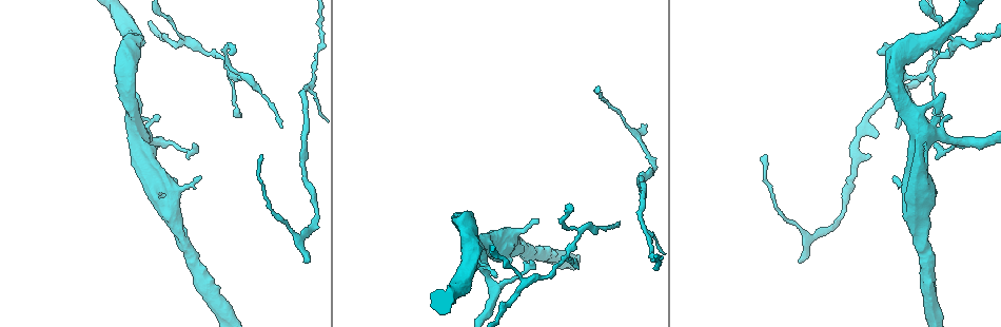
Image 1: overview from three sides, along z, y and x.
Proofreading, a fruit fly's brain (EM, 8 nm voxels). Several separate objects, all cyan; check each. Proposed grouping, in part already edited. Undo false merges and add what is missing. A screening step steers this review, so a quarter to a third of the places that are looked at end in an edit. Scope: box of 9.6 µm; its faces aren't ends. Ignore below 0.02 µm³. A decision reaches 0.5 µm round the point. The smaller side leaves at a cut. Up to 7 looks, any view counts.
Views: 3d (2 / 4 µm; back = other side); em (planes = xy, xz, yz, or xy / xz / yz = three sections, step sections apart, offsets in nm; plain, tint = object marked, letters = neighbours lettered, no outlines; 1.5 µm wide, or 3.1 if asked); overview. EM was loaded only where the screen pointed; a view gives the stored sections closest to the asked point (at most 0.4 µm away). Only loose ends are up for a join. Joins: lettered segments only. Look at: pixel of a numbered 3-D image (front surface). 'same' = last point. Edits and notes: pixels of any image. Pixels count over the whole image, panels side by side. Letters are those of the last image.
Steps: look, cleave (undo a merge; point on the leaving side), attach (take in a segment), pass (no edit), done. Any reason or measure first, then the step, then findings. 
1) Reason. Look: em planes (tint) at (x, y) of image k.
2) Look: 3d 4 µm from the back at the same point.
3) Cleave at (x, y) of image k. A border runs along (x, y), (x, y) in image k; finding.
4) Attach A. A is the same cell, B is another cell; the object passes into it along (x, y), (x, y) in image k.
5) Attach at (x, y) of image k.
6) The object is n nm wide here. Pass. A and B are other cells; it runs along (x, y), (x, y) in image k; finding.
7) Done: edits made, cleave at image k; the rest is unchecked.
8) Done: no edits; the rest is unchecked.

Tapers out. Look: em xz step 4 (letters) at (305, 260) of image 1.

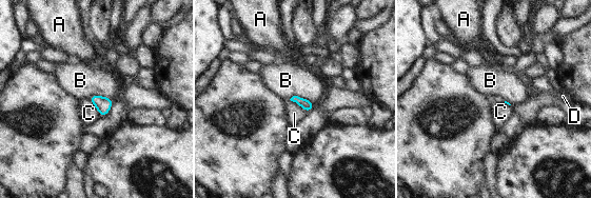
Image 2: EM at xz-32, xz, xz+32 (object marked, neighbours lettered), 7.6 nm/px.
Cut it another way. Look: em planes (letters) at the same point.

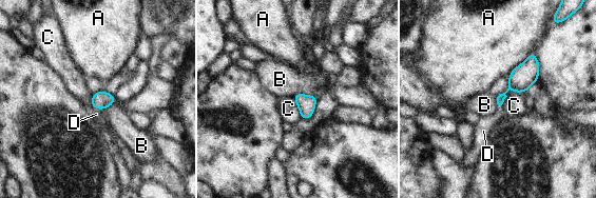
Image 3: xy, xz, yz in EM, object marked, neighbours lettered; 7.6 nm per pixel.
Attach D. D is the same cell, A, B and C are other cells; the object passes into it along (101, 100), (96, 107), (96, 114) in image 3; the cell continues.

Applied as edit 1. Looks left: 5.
Look: overview.

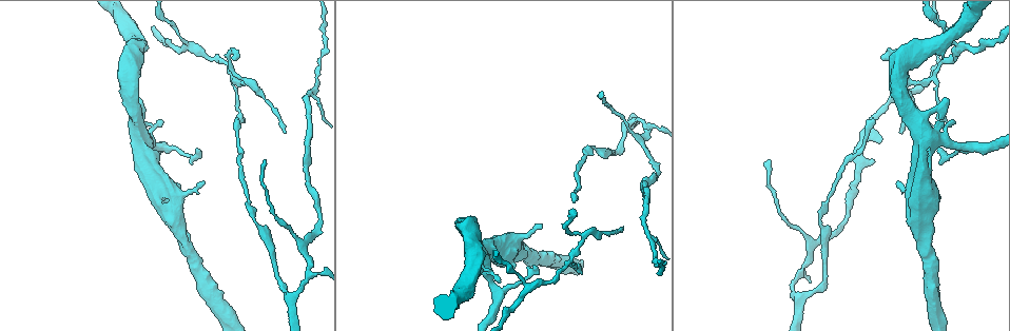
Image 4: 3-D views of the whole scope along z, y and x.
An open end. Look: em yz step 4 (tint) at (770, 160) of image 4.

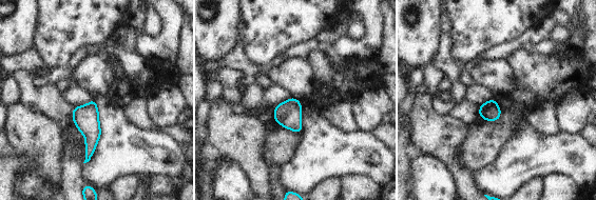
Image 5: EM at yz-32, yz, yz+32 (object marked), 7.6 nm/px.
Look: em planes (letters) at the same point.

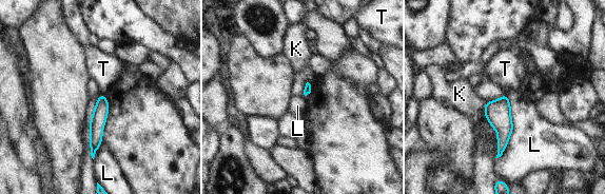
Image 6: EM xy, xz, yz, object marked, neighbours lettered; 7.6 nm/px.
The longest contact is with L, 500 nm. Pass. K, L and T are other cells; a border runs along (506, 93), (512, 132), (495, 158) in image 6; no lettered segment goes on from it.

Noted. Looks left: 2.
Thin end. Look: em xz step 8 (tint) at (581, 273) of image 4.

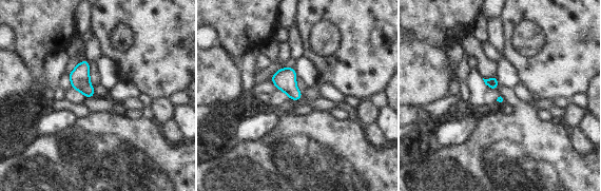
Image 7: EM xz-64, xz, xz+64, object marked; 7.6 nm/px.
See the neighbours. Look: em xz step 8 (letters) at the same point.

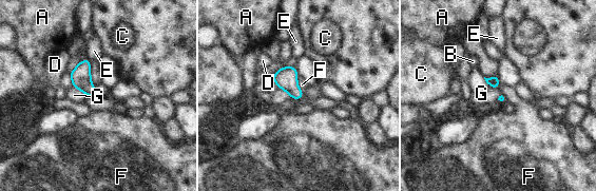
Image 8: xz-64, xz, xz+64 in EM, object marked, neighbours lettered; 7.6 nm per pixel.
The object is 80 nm wide here. Pass. A, B, C, D, E, F and G are other cells; no lettered segment goes on from it.

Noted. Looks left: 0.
Done: edits made, attach at image 3; the rest is unchecked.

